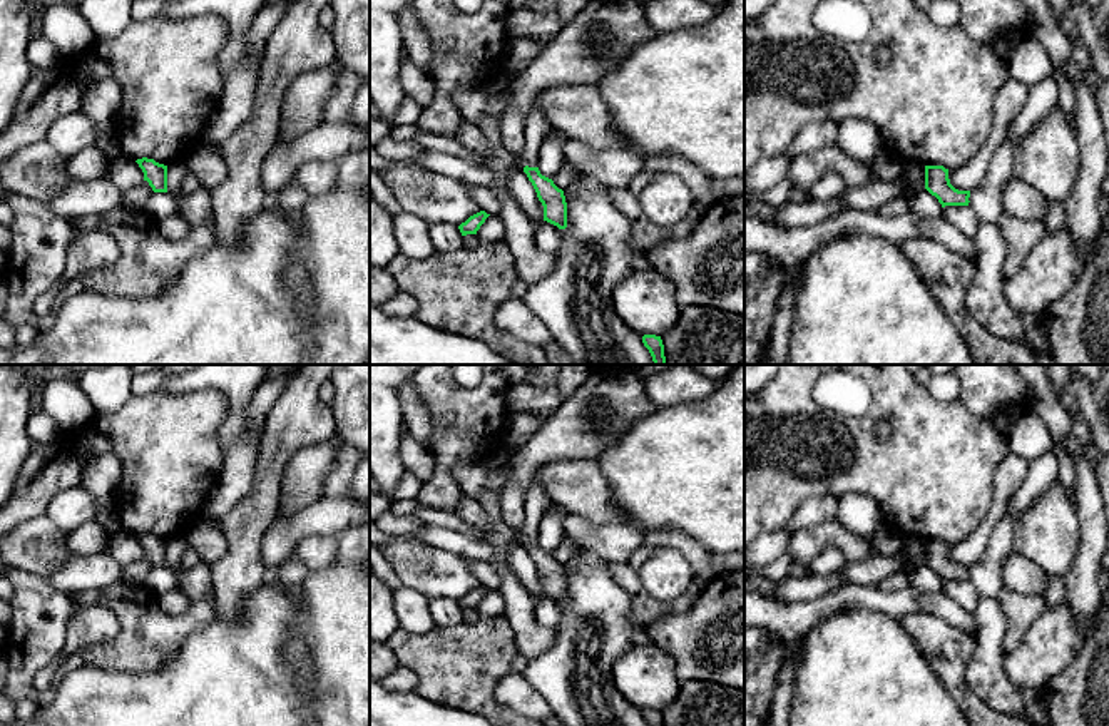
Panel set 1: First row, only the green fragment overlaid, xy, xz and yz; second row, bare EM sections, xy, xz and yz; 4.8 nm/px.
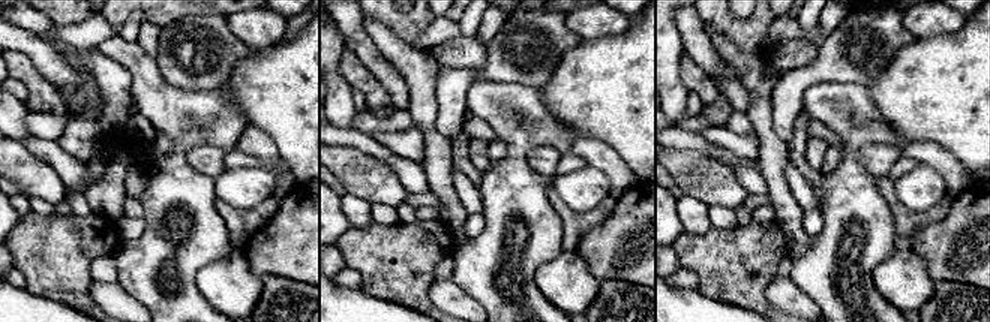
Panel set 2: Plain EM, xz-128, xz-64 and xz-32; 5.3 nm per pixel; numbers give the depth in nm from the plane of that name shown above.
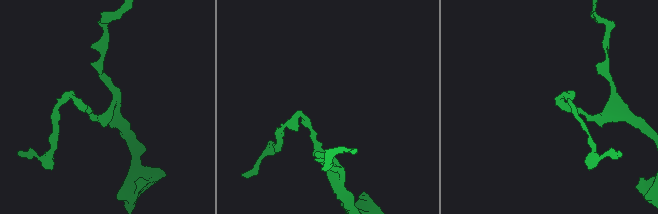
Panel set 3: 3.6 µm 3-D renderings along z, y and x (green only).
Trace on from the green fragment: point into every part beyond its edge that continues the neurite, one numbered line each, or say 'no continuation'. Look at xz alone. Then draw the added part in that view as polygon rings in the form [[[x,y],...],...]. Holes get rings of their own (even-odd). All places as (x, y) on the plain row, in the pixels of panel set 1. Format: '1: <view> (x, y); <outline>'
1: xz (536, 504); [[[539,468],[534,472],[534,478],[525,495],[524,512],[525,522],[520,530],[519,540],[525,542],[537,542],[539,540],[539,525],[542,517],[547,512],[547,507],[552,504],[552,498],[547,495],[540,477]]]

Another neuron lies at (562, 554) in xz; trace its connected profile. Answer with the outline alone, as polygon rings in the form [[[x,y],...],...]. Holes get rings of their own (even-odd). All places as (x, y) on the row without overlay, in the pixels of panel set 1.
[[[565,535],[560,545],[552,552],[552,555],[559,564],[564,565],[572,559],[572,550],[575,547],[577,547],[577,542],[572,537]]]

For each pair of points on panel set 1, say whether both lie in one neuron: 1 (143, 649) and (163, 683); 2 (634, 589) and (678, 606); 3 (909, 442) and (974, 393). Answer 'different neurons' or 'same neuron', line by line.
1: different neurons
2: same neuron
3: different neurons

